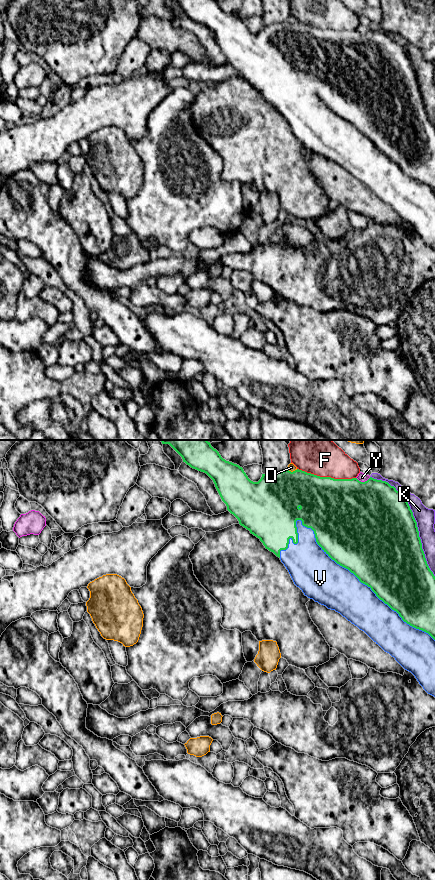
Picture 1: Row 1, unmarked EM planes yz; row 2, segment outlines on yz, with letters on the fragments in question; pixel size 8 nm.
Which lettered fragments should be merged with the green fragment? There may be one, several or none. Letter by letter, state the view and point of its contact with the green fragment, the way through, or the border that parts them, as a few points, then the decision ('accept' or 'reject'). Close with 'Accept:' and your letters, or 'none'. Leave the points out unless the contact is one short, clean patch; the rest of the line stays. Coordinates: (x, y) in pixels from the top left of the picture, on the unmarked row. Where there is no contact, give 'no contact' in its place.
D: meets green in yz at (293, 23); reject
F: meets green in yz at (326, 29); reject
K: meets green in yz at (415, 72); reject
V: meets green in yz at (360, 133); accept
Y: meets green in yz at (363, 34); reject
Accept: V

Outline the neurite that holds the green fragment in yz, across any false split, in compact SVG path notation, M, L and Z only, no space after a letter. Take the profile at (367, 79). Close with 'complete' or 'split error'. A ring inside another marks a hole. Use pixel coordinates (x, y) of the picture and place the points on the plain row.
M214 0L173 1L182 9L183 14L193 21L206 25L213 32L222 53L227 58L227 62L238 71L241 78L259 90L266 101L280 110L294 136L302 142L305 148L328 161L335 162L364 183L385 204L394 209L405 222L411 224L428 246L435 249L435 128L427 116L413 64L403 47L394 38L372 29L365 34L361 34L357 30L320 29L299 21L293 24L286 21L281 24L262 26L258 34L253 34L248 30L242 19L223 11Z; split error

